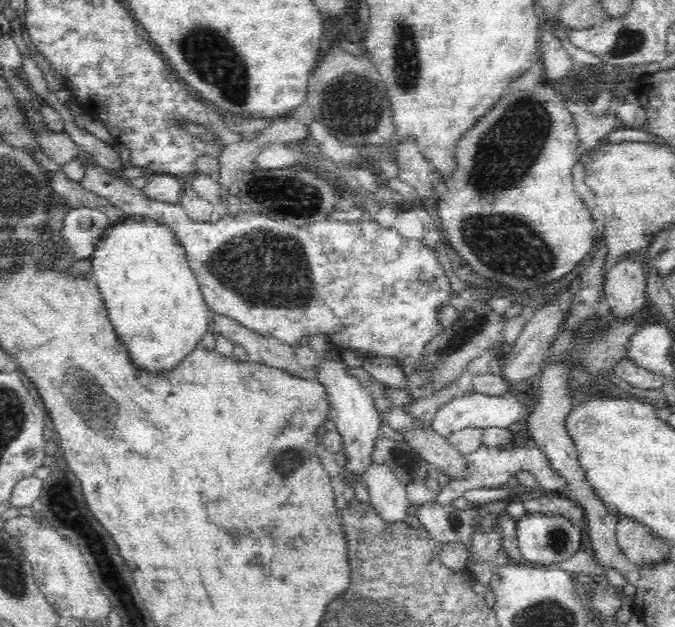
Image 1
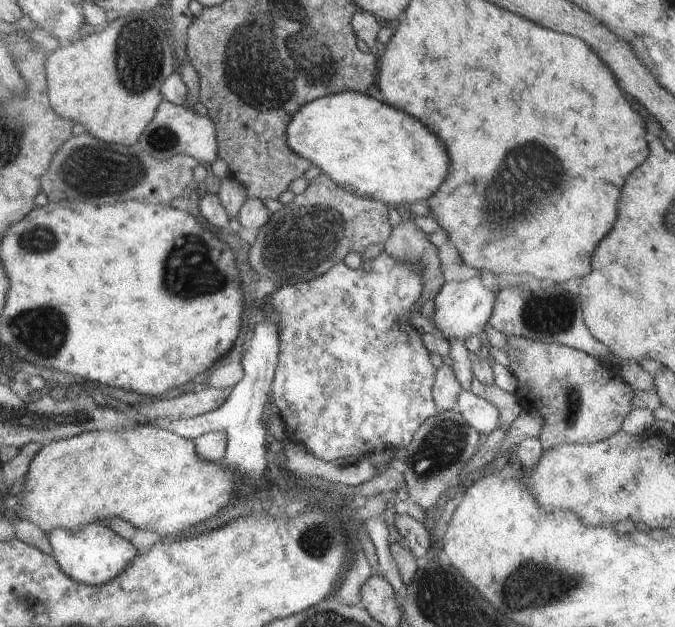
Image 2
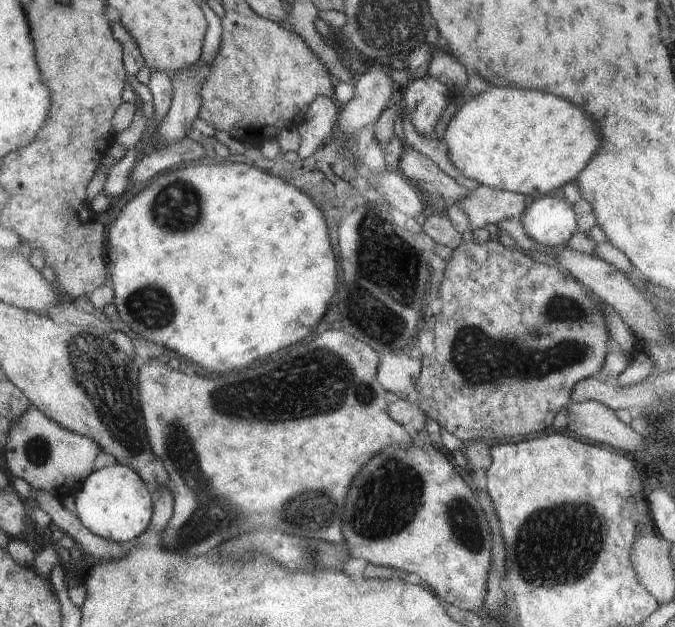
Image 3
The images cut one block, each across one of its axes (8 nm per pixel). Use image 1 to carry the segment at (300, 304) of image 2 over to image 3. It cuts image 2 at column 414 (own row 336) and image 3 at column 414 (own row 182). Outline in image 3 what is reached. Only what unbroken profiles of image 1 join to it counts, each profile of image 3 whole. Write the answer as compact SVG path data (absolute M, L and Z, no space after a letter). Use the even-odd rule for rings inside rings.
M426 74L414 79L404 90L404 114L412 121L415 131L424 138L434 136L436 123L449 105L451 94L438 79Z

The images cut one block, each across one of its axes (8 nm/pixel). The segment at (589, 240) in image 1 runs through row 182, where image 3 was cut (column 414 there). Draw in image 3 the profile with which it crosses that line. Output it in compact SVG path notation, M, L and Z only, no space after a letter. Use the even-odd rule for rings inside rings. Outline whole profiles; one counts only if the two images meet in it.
M413 444L400 447L390 445L377 452L374 456L370 456L368 464L364 464L364 468L360 468L360 472L354 476L352 486L348 490L346 504L344 504L344 516L342 516L342 534L344 534L346 544L350 548L350 556L364 558L366 562L373 565L398 569L405 573L414 573L421 578L422 586L430 589L440 600L445 600L454 606L458 606L458 608L469 611L484 610L484 603L482 603L484 591L482 588L490 570L490 558L494 547L492 532L489 529L486 515L478 502L476 493L468 487L459 475L458 467L452 462L452 459L444 450L436 448L435 445L428 445L424 448L415 447Z

